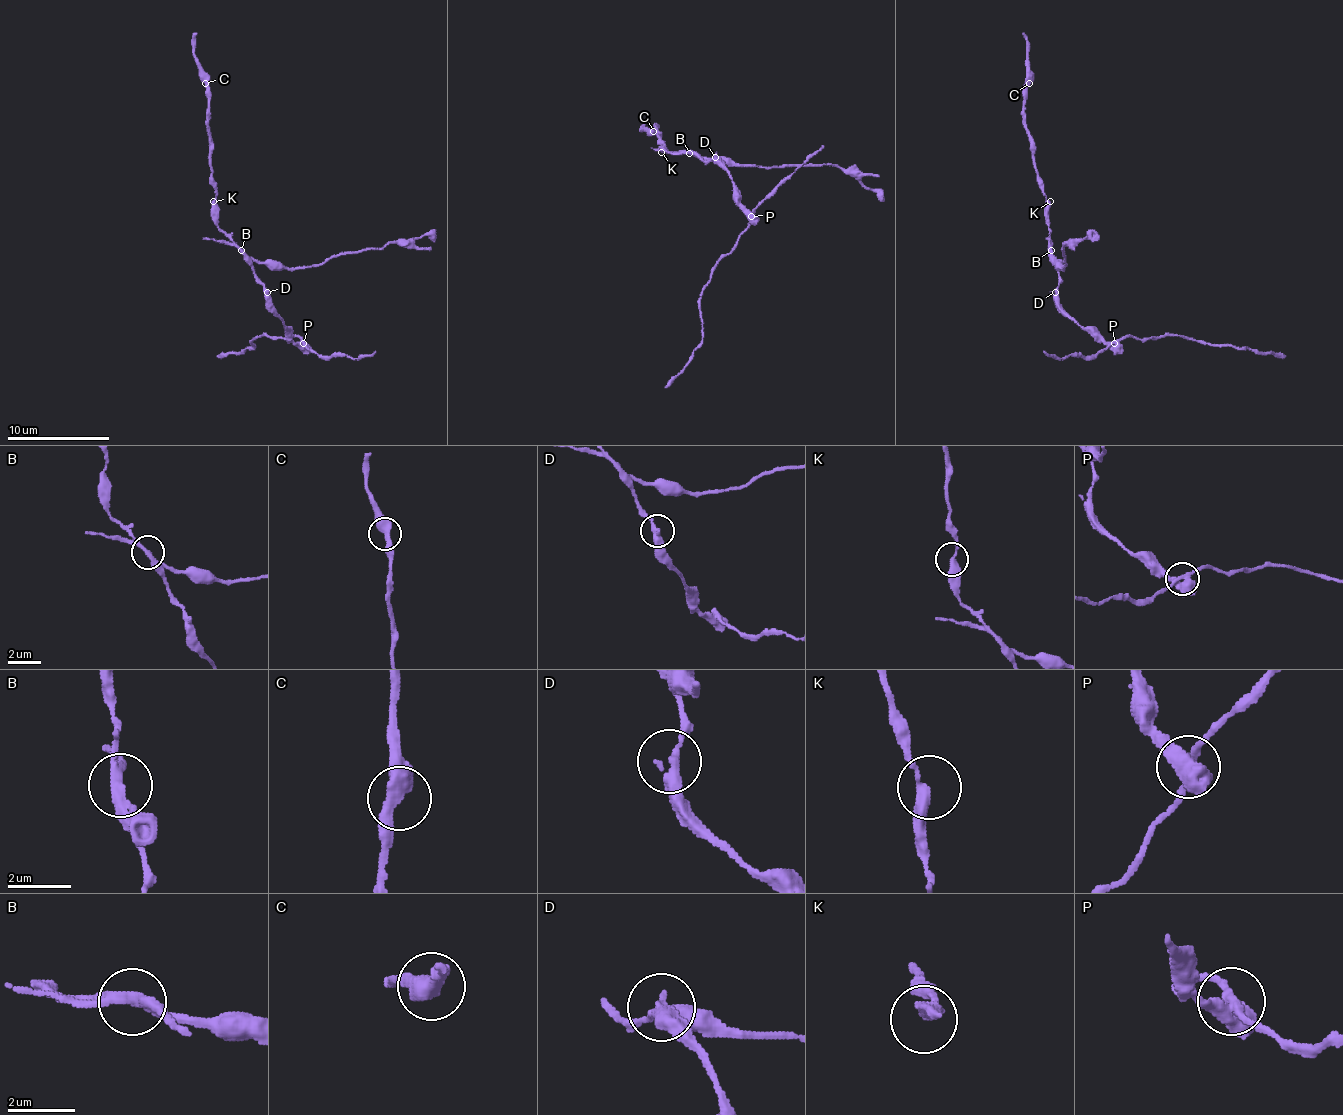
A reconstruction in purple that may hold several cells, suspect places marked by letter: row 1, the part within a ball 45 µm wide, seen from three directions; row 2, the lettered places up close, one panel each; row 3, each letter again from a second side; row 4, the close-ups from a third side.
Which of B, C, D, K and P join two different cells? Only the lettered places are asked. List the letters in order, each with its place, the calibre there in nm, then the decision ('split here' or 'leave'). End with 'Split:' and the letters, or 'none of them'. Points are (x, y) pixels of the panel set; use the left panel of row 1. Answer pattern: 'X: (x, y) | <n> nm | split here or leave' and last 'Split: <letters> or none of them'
B: (241, 250) | 320 nm | split here
C: (205, 83) | 480 nm | leave
D: (267, 292) | 340 nm | leave
K: (213, 201) | 320 nm | leave
P: (303, 343) | 440 nm | split here
Split: B, P

